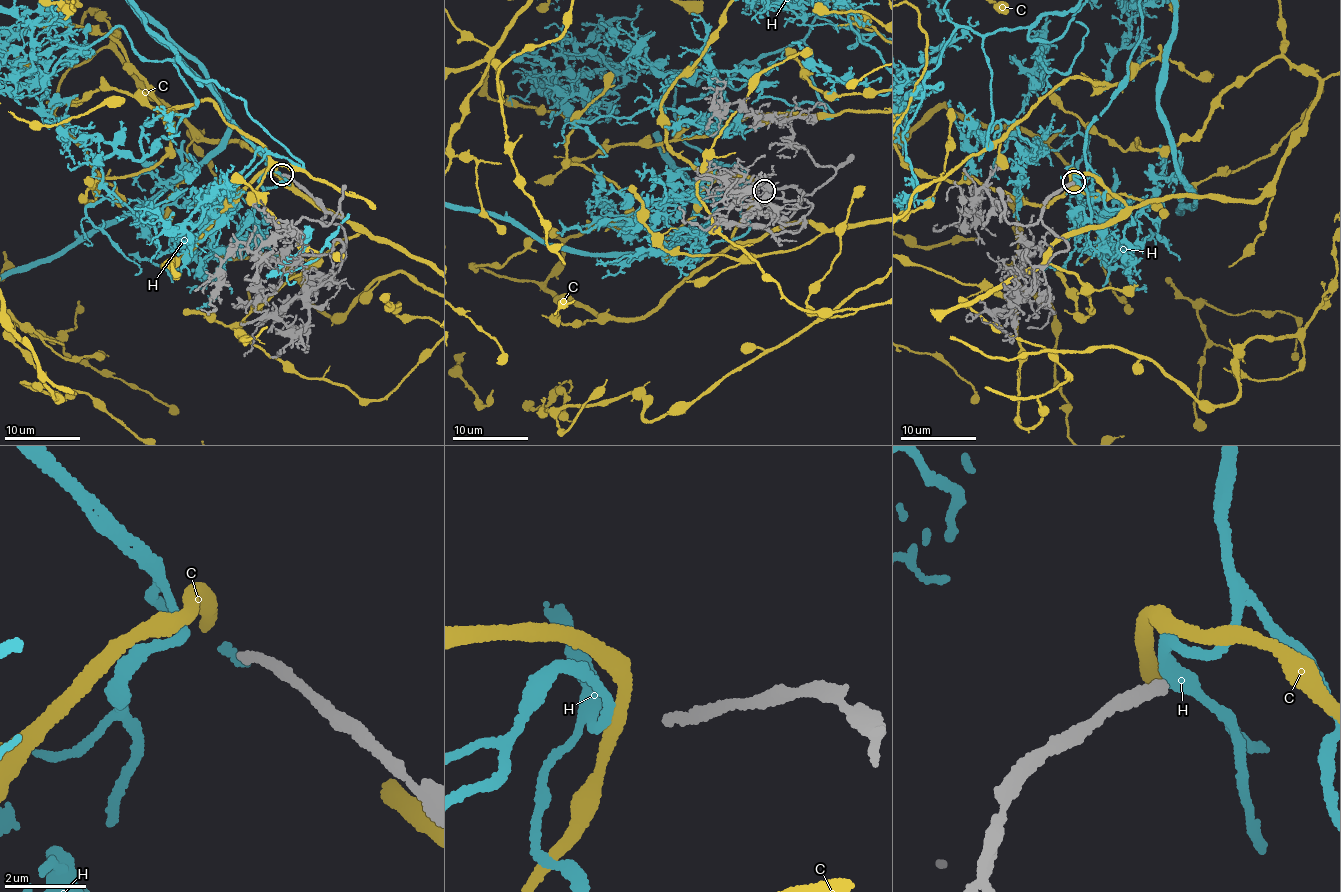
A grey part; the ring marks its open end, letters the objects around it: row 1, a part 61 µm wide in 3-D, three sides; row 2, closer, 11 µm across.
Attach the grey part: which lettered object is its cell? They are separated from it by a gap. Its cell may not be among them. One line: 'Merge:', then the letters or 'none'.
Merge: H

